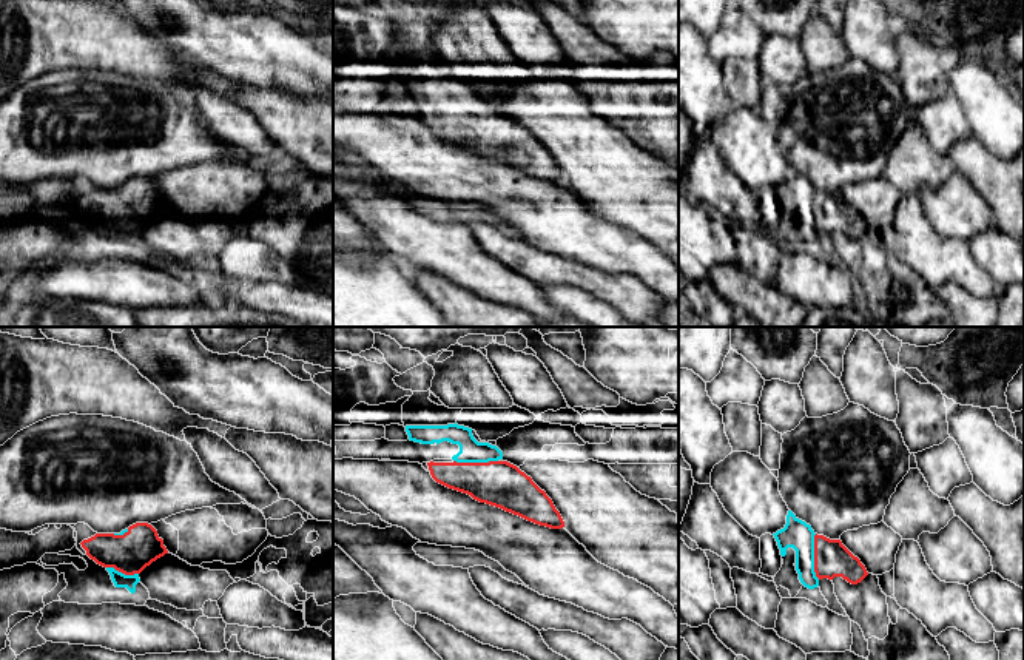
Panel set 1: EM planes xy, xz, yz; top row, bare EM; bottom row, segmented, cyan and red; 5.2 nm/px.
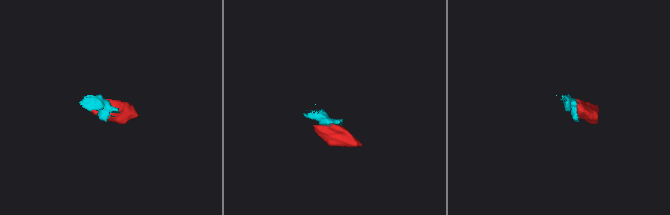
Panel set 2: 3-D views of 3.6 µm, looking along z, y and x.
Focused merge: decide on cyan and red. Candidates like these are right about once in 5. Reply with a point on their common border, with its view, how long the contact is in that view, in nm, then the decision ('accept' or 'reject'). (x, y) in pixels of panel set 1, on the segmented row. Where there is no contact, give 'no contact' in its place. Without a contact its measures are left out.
yz (813, 557) | 240 nm | accept

